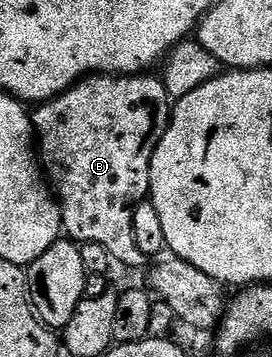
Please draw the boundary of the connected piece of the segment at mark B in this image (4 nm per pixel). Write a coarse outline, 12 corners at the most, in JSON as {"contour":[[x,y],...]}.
{"contour":[[94,74],[31,115],[64,235],[147,264],[135,210],[171,101]]}

